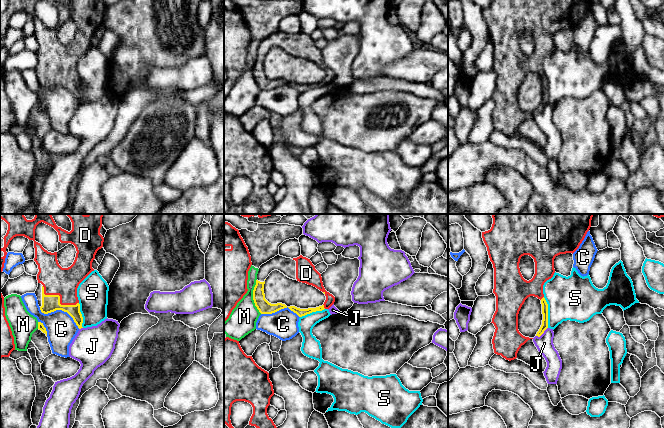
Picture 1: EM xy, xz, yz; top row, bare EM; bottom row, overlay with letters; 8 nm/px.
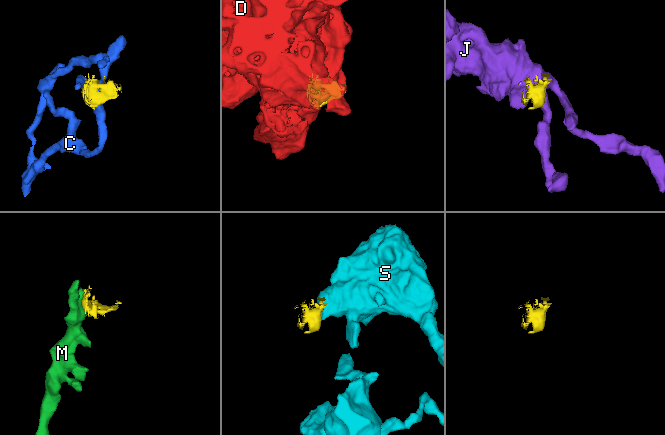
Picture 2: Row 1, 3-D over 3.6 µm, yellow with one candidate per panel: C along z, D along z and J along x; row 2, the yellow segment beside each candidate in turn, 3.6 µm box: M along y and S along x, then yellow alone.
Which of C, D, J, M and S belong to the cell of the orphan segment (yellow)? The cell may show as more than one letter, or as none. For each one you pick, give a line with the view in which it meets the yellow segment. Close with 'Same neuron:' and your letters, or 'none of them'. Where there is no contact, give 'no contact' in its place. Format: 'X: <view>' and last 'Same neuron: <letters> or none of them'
D: xy
Same neuron: D

